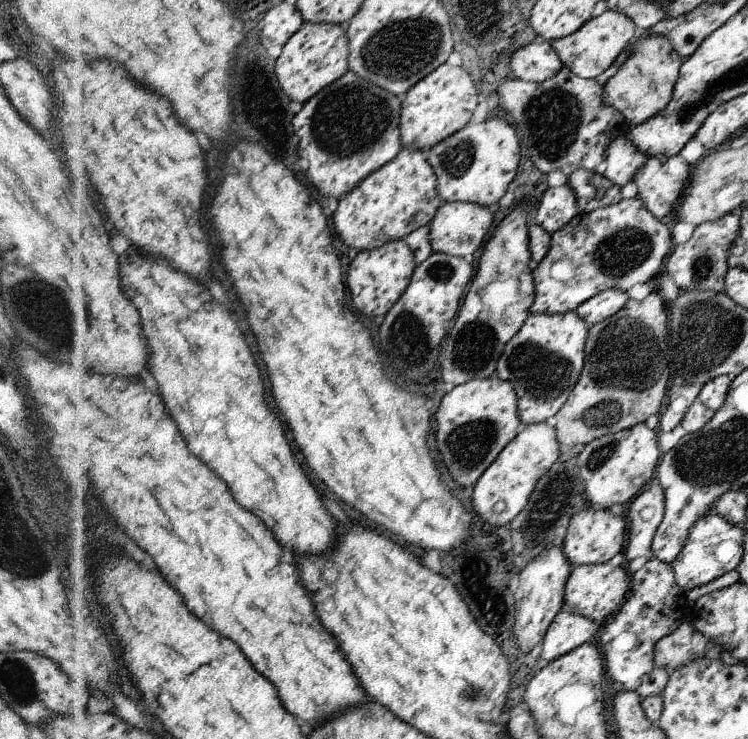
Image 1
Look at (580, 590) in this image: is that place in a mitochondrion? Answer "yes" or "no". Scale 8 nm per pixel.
no

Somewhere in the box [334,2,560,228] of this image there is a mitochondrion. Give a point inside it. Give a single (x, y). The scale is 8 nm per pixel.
(401, 49)

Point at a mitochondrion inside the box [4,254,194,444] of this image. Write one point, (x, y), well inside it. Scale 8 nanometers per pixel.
(41, 303)

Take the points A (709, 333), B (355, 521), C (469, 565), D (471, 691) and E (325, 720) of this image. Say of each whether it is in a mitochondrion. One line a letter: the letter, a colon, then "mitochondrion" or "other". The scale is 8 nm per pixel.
A: mitochondrion
B: other
C: other
D: mitochondrion
E: other

